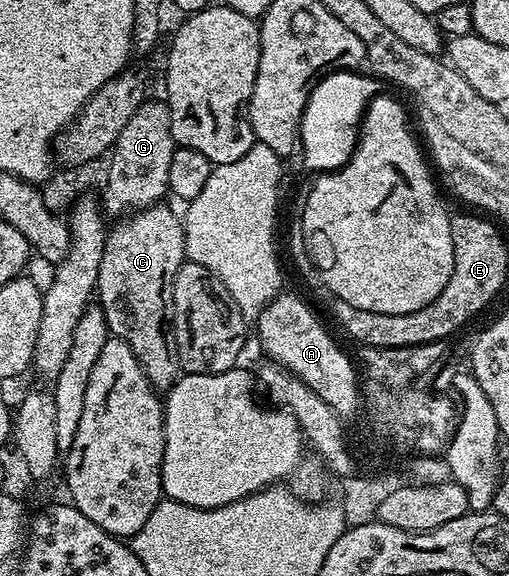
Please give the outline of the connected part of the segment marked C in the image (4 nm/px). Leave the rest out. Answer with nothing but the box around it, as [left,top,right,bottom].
[96,203,186,391]

